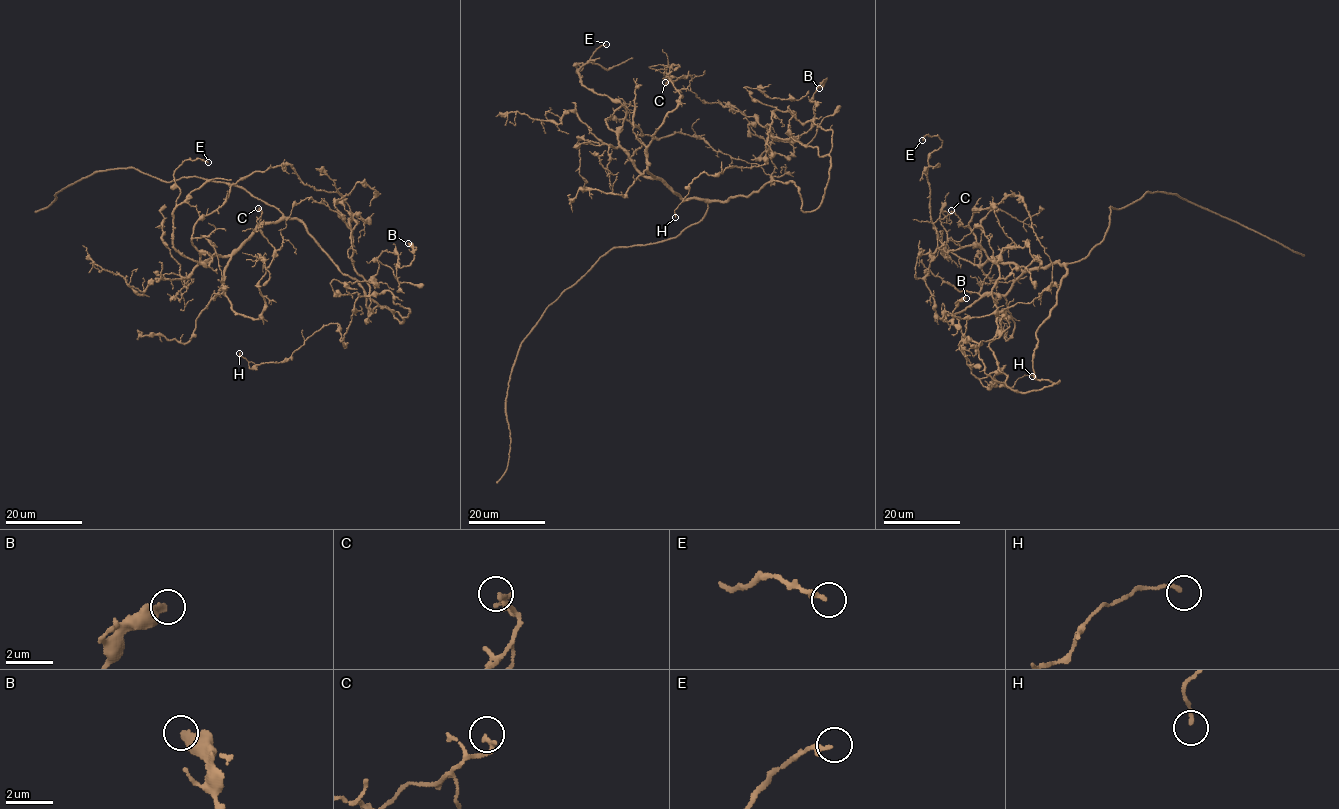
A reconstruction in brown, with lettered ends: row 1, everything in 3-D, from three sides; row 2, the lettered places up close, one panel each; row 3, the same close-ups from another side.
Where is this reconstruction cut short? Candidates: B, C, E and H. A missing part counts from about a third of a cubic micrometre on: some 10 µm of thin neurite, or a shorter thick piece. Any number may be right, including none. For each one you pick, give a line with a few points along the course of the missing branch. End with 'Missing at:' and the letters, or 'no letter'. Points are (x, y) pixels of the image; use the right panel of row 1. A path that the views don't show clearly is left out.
Missing at: no letter

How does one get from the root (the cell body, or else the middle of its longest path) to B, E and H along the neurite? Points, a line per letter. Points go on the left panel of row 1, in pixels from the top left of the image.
B: (331, 259), (363, 289), (367, 314), (386, 307), (400, 324), (369, 283), (383, 251), (409, 264), (408, 243)
E: (331, 259), (296, 219), (201, 254), (207, 266), (187, 258), (173, 173), (208, 162)
H: (331, 259), (367, 314), (407, 317), (382, 291), (341, 340), (331, 323), (283, 361), (239, 353)

